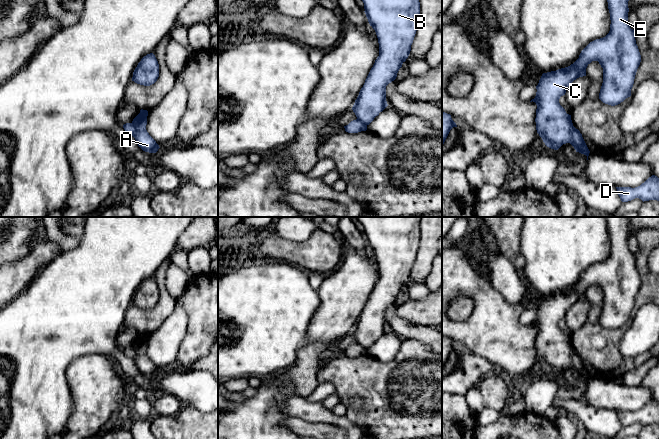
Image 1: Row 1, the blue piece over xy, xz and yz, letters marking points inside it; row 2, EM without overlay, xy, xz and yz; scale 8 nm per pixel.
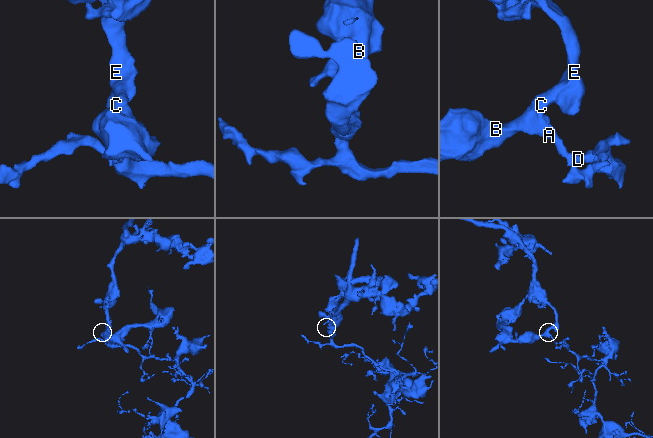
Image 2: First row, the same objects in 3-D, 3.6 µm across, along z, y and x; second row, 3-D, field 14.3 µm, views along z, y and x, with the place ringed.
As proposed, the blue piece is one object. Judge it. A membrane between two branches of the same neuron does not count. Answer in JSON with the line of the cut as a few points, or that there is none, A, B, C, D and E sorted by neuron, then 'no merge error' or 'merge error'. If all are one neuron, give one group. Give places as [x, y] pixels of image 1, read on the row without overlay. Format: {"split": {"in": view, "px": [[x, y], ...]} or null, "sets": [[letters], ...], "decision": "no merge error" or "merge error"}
{"split": {"in": "yz", "px": [[572, 350], [572, 367], [580, 376]]}, "sets": [["A", "B", "C", "E"], ["D"]], "decision": "merge error"}

